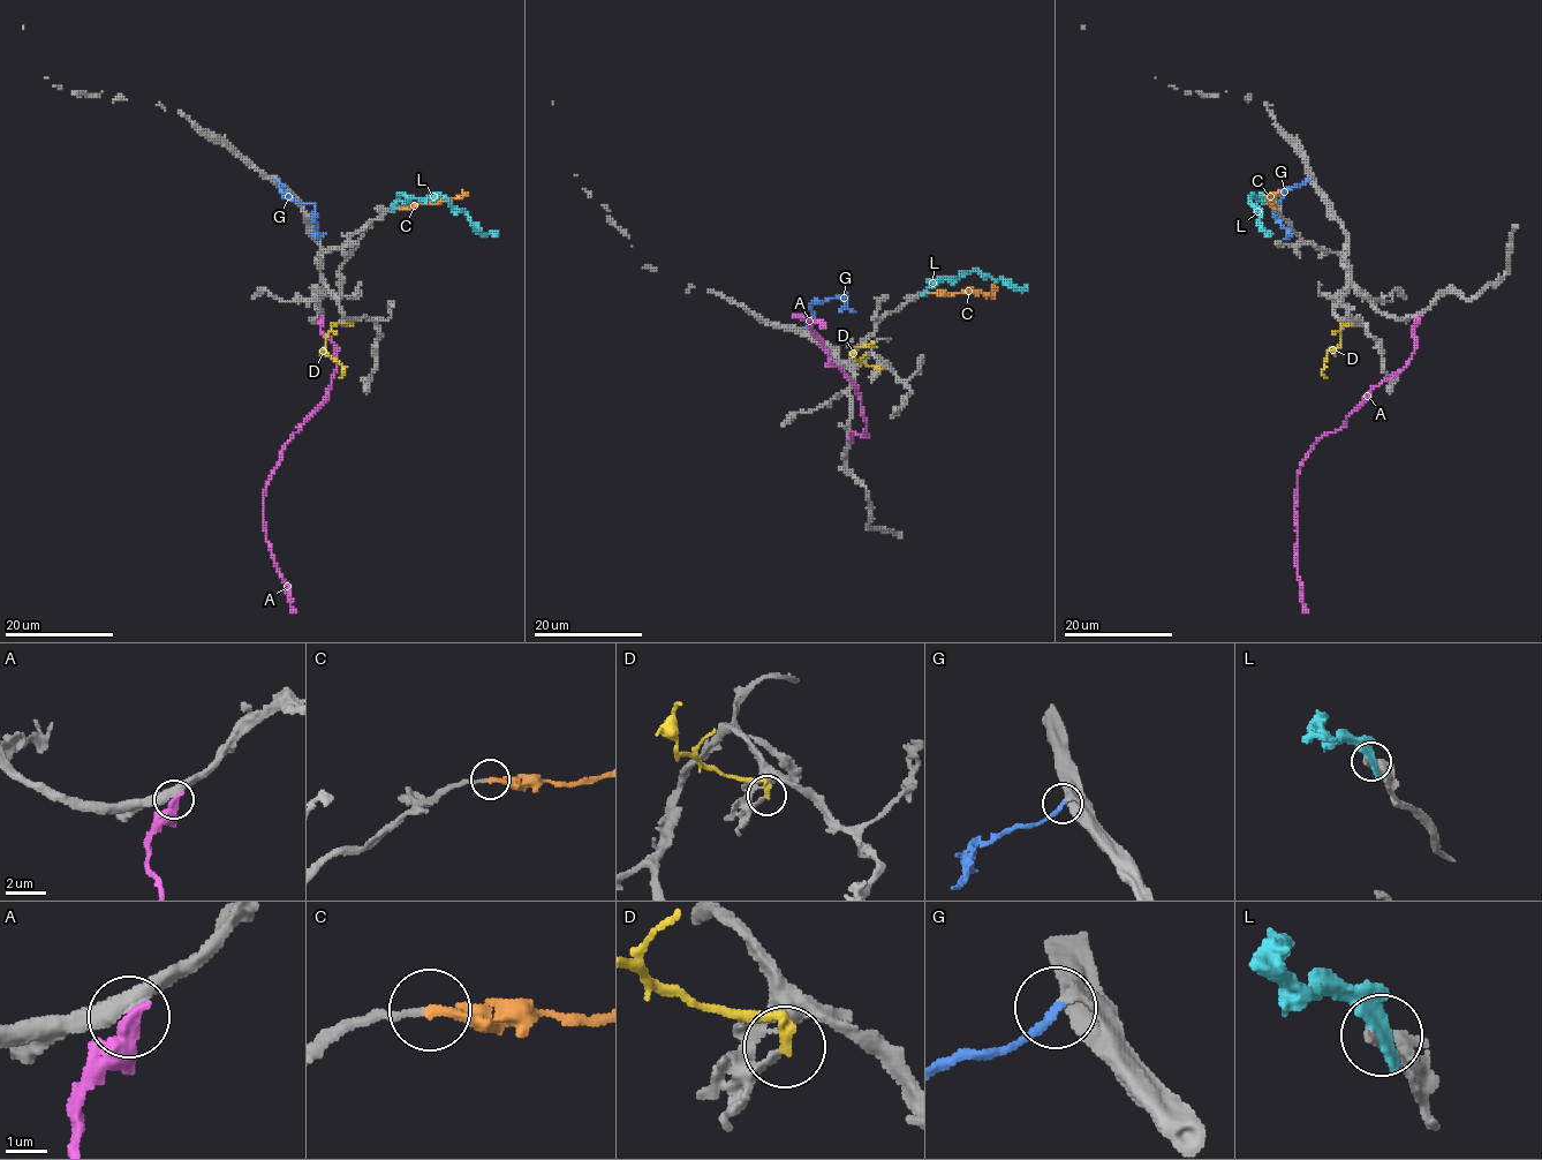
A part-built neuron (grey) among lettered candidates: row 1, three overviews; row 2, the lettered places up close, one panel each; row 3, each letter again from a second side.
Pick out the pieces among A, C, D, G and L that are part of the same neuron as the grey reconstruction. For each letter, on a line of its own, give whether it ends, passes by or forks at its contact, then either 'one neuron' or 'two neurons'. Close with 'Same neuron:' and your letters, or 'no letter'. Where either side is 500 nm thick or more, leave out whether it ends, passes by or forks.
A: it ends | two neurons
C: it ends | one neuron
D: it ends | two neurons
G: it ends | one neuron
L: it ends | two neurons
Same neuron: C, G

